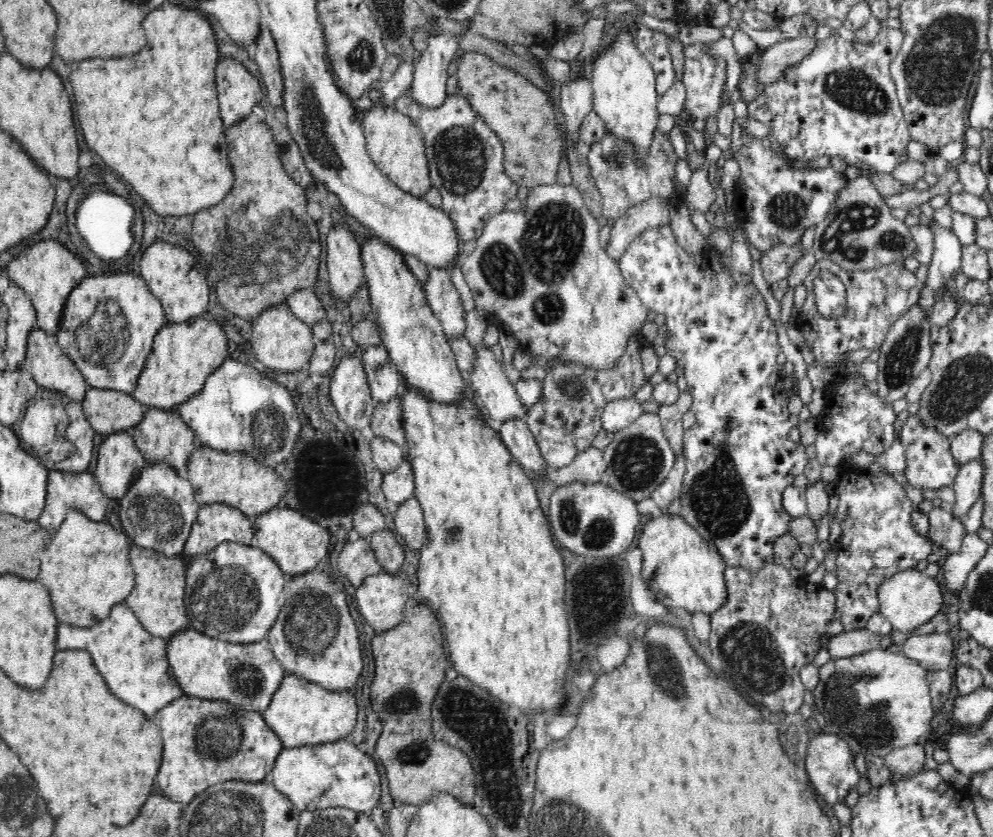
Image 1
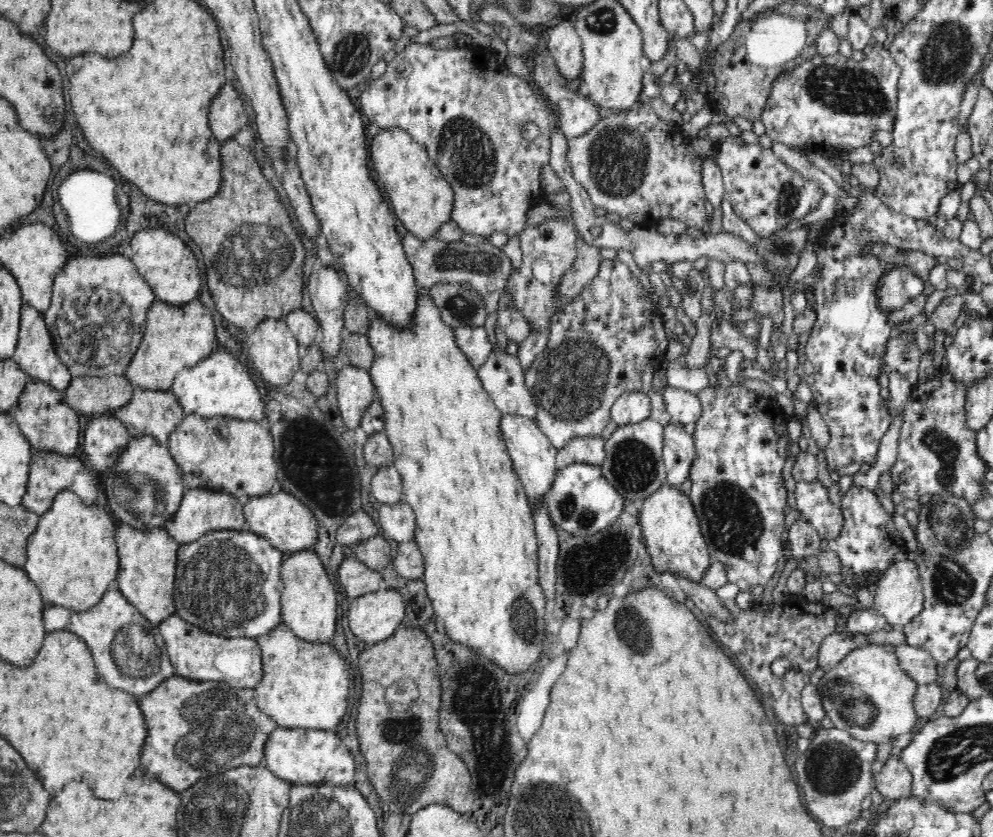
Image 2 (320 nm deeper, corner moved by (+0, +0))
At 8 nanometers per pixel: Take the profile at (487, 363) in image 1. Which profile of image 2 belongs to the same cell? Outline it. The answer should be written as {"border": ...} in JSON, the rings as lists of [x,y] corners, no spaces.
{"border":[[[503,414],[500,428],[505,438],[508,454],[517,470],[518,478],[521,479],[522,486],[525,487],[526,498],[529,499],[533,514],[536,509],[544,505],[544,498],[555,479],[557,473],[556,455],[559,449],[556,449],[548,440],[536,422],[526,417]]]}

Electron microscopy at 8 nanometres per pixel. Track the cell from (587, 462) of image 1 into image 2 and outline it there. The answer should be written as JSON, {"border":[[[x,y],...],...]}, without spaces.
{"border":[[[600,435],[597,437],[576,437],[559,449],[556,455],[556,466],[557,470],[572,464],[572,462],[601,466],[605,456],[605,440]]]}

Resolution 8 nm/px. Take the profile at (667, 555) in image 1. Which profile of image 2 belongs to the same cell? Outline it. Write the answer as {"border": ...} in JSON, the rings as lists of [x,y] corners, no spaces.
{"border":[[[669,483],[662,485],[656,493],[643,502],[639,519],[656,571],[672,570],[680,577],[689,578],[691,581],[702,580],[702,574],[709,568],[712,558],[693,503],[690,497],[680,490],[680,487]]]}

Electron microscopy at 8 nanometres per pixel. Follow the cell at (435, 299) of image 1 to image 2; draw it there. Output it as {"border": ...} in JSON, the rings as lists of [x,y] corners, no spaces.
{"border":[[[484,327],[456,328],[453,331],[458,346],[464,351],[470,364],[476,370],[489,359],[492,351],[497,349],[490,343]]]}

